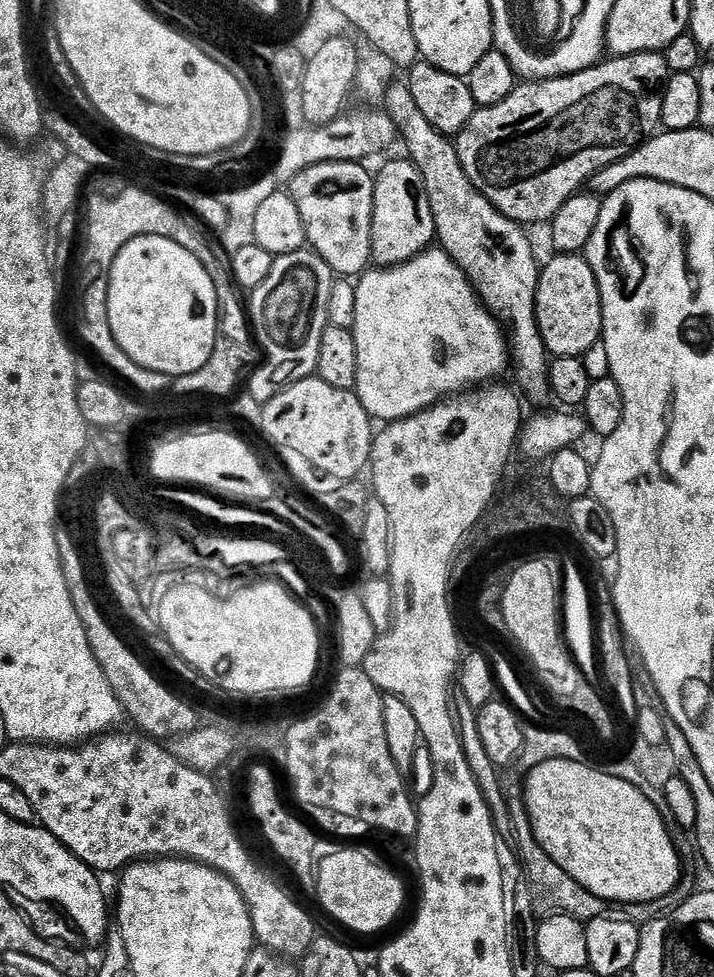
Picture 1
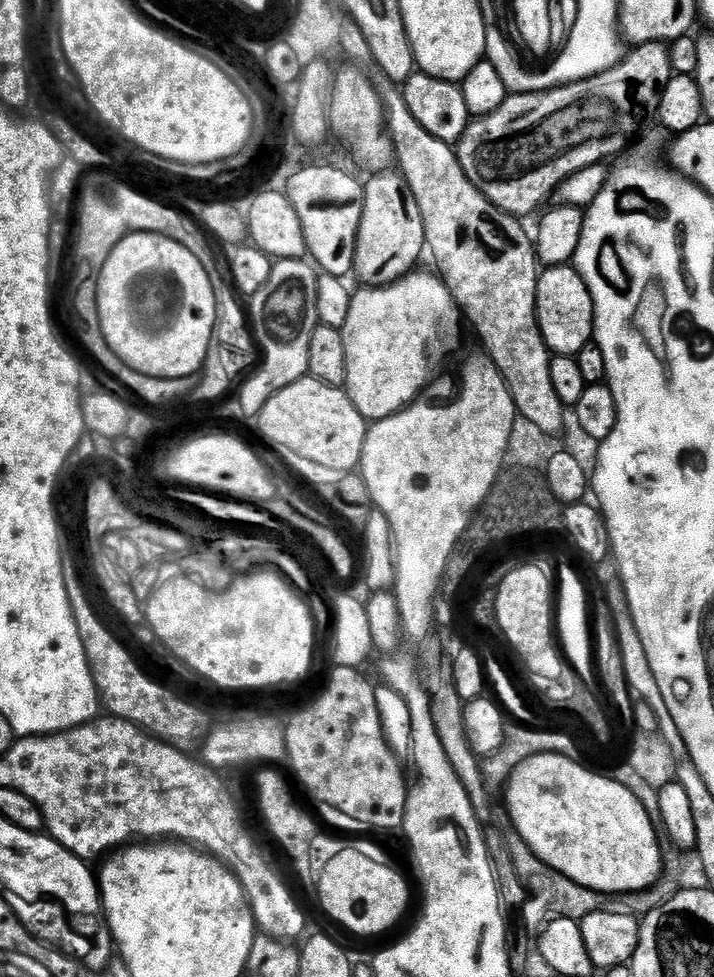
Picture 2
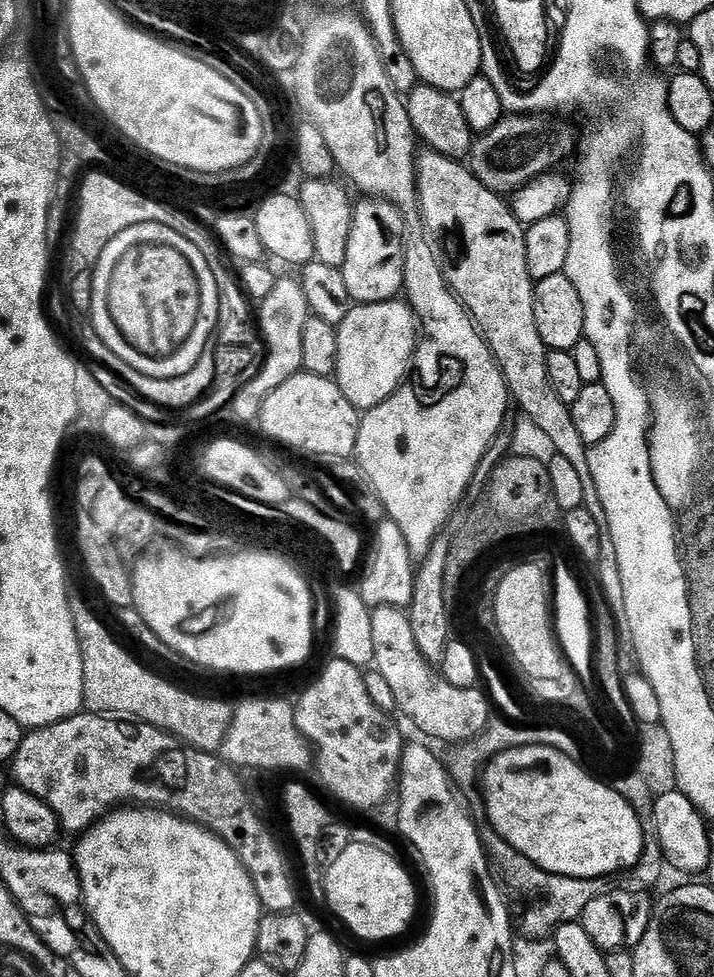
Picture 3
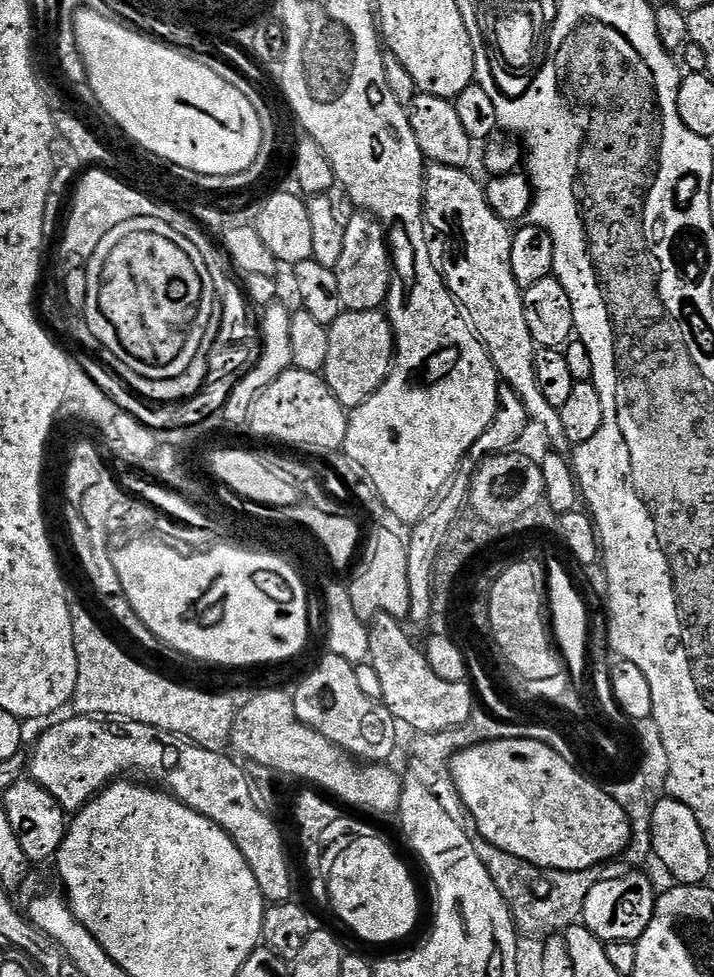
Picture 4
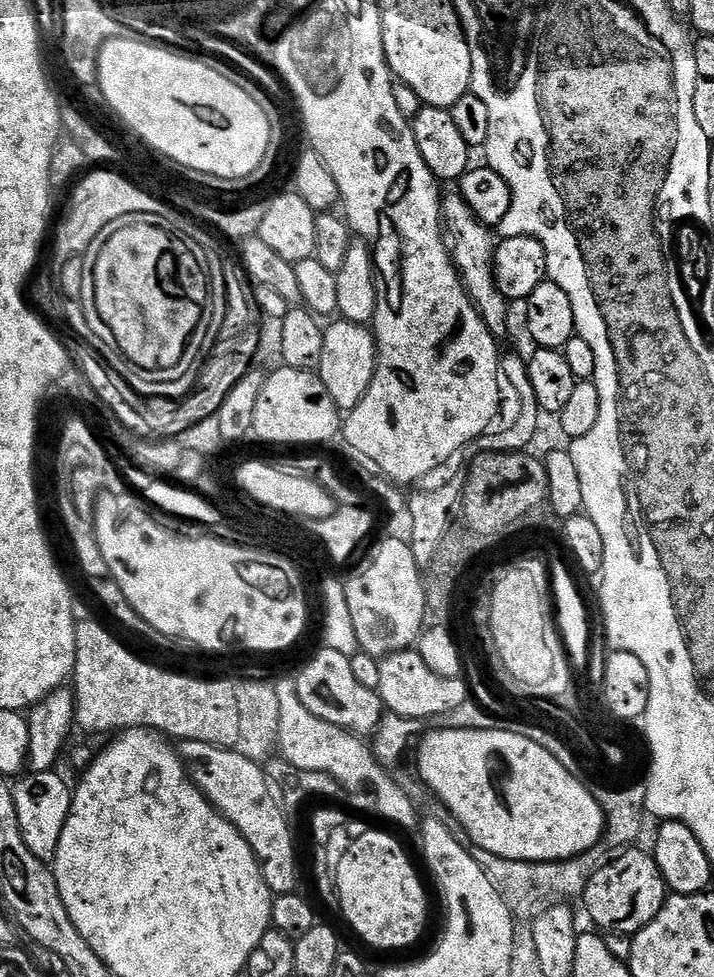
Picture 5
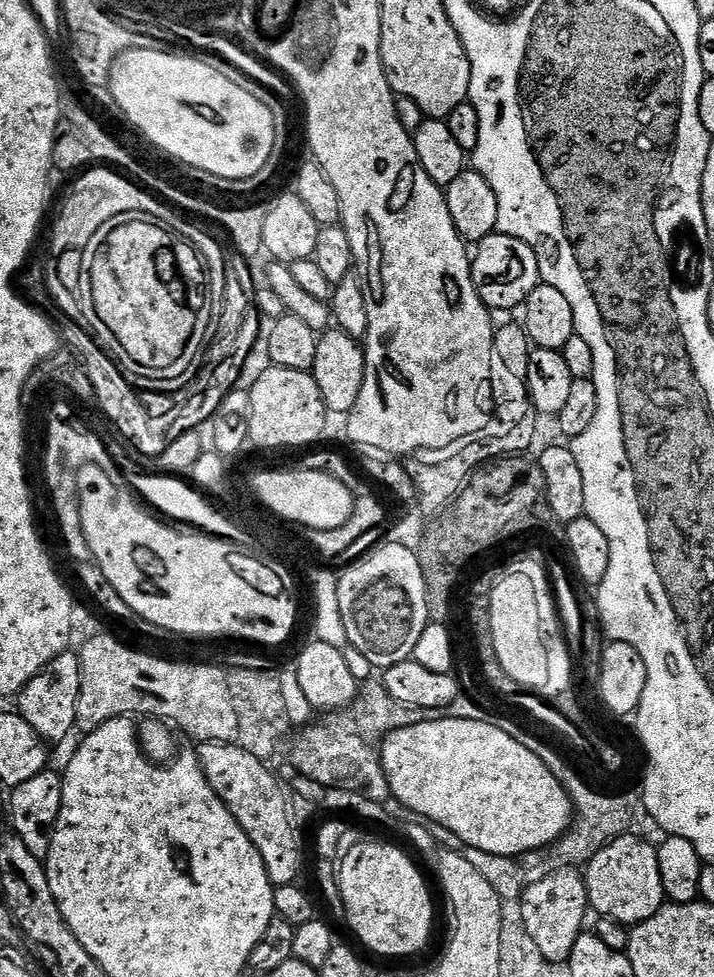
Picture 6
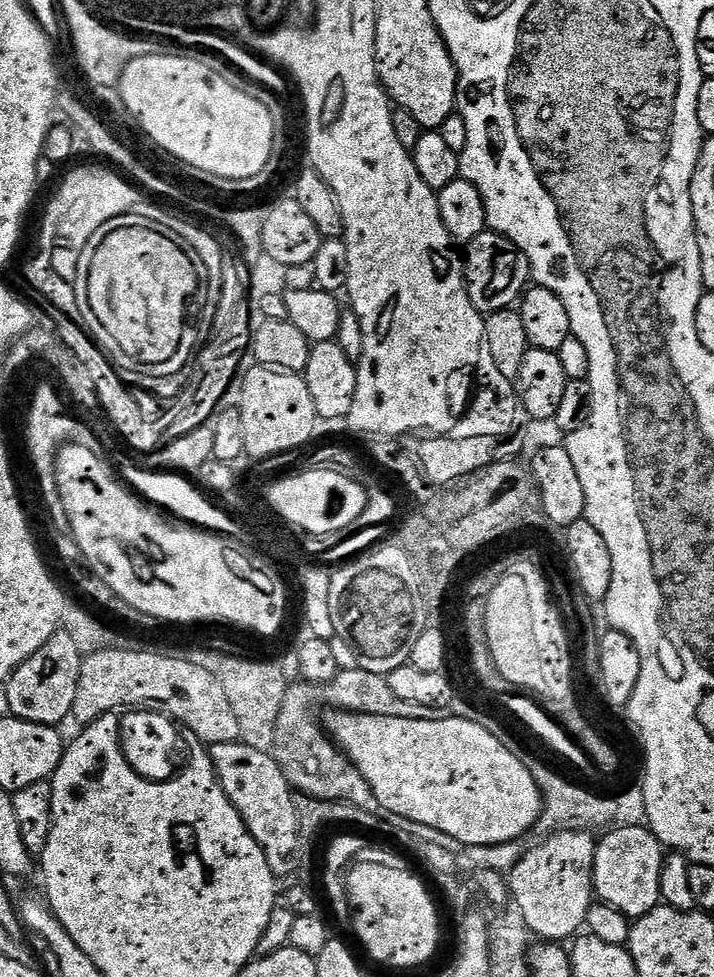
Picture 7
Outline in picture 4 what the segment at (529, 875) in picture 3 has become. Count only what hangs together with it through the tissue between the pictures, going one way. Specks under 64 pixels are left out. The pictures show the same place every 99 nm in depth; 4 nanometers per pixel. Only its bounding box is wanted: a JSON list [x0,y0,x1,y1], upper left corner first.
[475,841,594,942]

